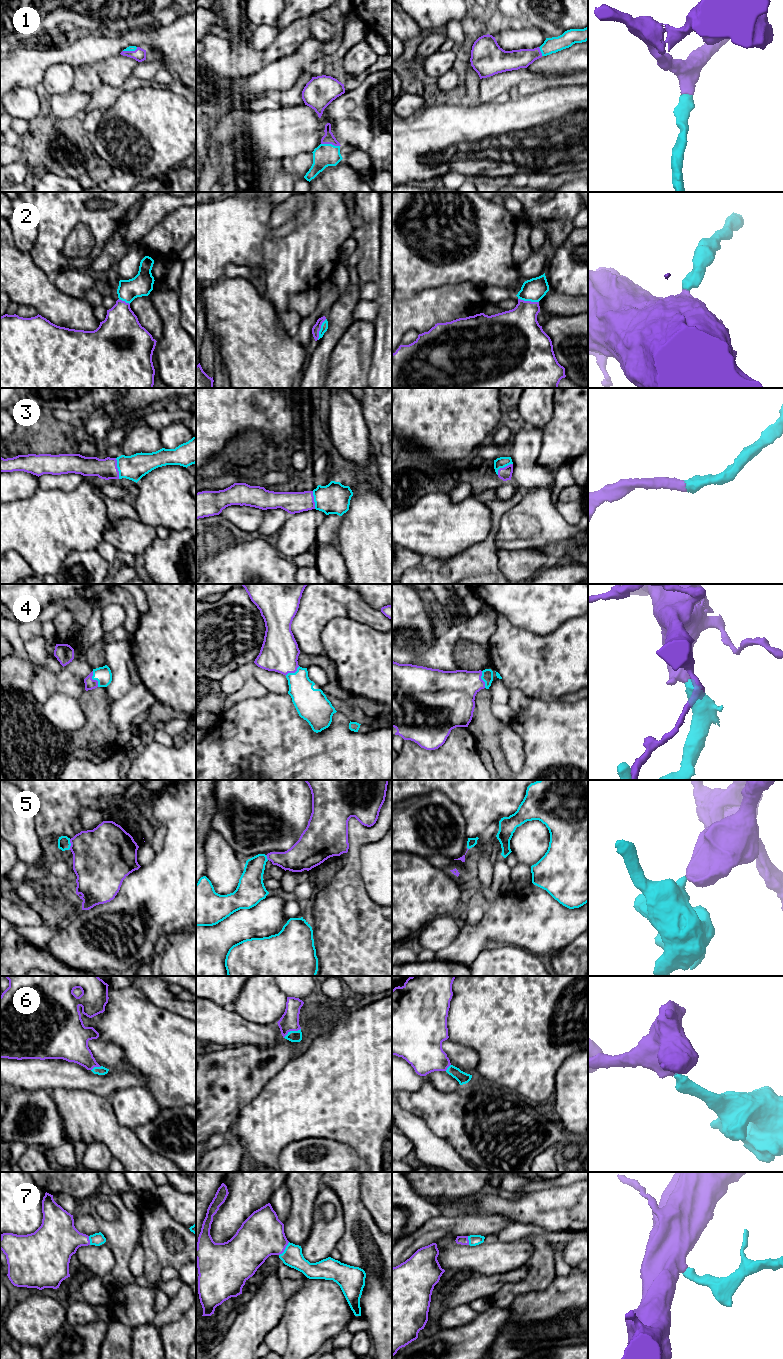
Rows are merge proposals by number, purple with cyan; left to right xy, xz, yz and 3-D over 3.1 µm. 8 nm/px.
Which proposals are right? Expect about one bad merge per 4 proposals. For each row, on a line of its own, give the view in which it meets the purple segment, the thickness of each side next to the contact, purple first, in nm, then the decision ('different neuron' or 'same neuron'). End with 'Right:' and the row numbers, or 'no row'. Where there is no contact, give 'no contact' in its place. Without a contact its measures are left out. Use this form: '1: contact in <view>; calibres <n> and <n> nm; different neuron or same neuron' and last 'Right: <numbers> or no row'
1: contact in xz; calibres 90 and 180 nm; same neuron
2: contact in xz; calibres 70 and 60 nm; same neuron
3: contact in xy; calibres 160 and 200 nm; same neuron
4: contact in xy; calibres 90 and 140 nm; same neuron
5: contact in xy; calibres 440 and 100 nm; different neuron
6: contact in xz; calibres 150 and 100 nm; same neuron
7: contact in xz; calibres 360 and 160 nm; same neuron
Right: 1, 2, 3, 4, 6, 7

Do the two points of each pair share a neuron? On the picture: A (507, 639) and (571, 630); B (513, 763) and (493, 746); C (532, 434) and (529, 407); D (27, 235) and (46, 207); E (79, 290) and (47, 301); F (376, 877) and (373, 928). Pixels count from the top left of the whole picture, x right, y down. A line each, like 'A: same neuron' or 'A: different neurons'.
A: same neuron
B: different neurons
C: different neurons
D: different neurons
E: different neurons
F: different neurons

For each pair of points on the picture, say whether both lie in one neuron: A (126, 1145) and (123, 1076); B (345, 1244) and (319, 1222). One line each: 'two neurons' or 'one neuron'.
A: two neurons
B: two neurons

